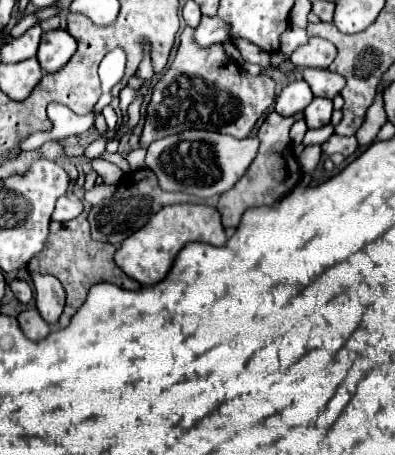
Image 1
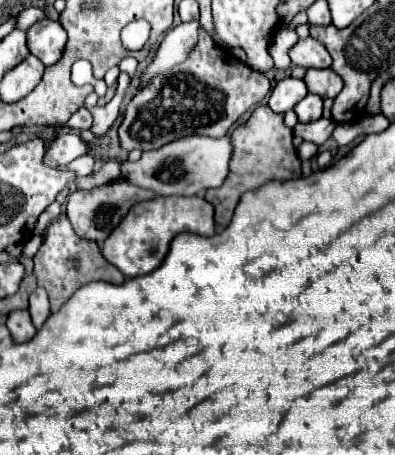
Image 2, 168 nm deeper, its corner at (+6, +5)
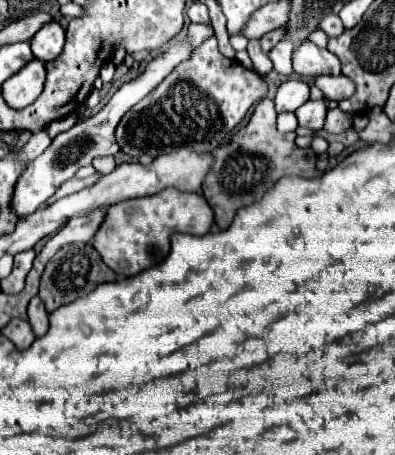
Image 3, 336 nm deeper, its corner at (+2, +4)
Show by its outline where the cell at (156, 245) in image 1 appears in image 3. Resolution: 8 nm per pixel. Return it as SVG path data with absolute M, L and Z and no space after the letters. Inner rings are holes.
M167 188L147 198L133 198L111 206L105 216L105 224L99 228L93 240L93 246L99 250L103 262L113 268L113 272L119 276L135 276L147 268L161 264L169 256L169 238L173 232L203 236L211 230L213 220L215 214L201 194Z

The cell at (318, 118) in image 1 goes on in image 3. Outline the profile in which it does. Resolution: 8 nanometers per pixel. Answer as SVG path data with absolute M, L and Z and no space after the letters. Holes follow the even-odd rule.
M307 100L295 114L297 114L299 126L305 126L305 128L319 132L325 124L327 104L323 100Z

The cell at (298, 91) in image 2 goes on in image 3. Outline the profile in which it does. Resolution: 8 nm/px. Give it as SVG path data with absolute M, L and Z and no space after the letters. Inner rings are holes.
M285 80L275 96L277 112L295 112L309 100L309 86L303 80Z

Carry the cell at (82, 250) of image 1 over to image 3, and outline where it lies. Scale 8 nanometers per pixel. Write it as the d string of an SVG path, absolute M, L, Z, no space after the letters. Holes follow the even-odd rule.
M67 244L63 246L45 266L45 272L41 276L41 286L39 286L39 296L45 300L47 312L57 310L63 304L69 304L77 300L79 296L89 294L97 284L103 282L115 282L117 274L107 268L107 264L101 260L99 252L93 248L93 244Z

